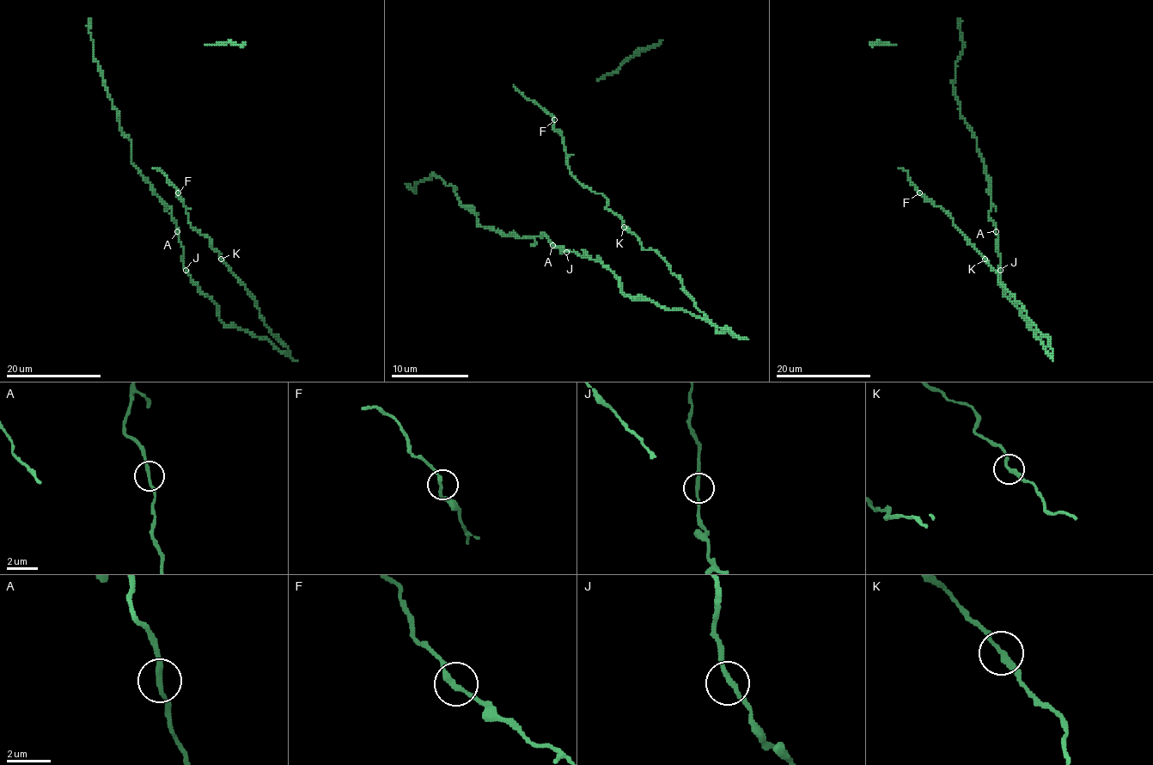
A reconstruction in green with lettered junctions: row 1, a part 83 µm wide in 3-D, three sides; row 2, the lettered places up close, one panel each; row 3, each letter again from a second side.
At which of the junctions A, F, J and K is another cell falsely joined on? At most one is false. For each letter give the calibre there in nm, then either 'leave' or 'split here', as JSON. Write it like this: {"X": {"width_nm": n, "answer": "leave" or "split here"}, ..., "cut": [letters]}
{"A": {"width_nm": 220, "answer": "leave"}, "F": {"width_nm": 220, "answer": "leave"}, "J": {"width_nm": 200, "answer": "leave"}, "K": {"width_nm": 200, "answer": "leave"}, "cut": []}

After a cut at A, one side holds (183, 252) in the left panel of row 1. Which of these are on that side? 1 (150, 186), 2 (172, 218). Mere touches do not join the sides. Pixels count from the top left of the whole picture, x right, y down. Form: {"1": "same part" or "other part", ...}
{"1": "other part", "2": "other part"}

